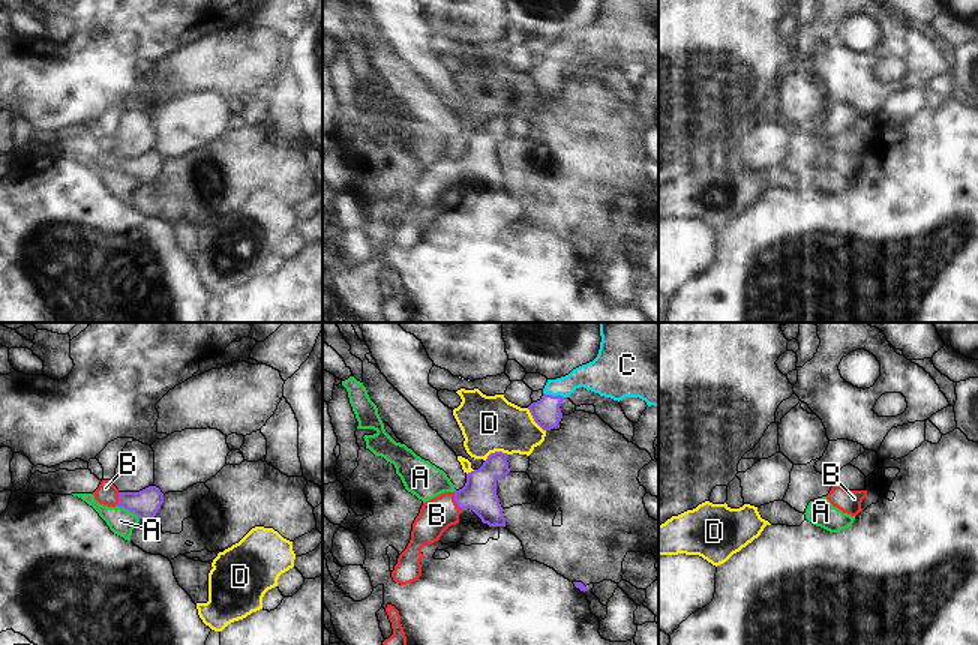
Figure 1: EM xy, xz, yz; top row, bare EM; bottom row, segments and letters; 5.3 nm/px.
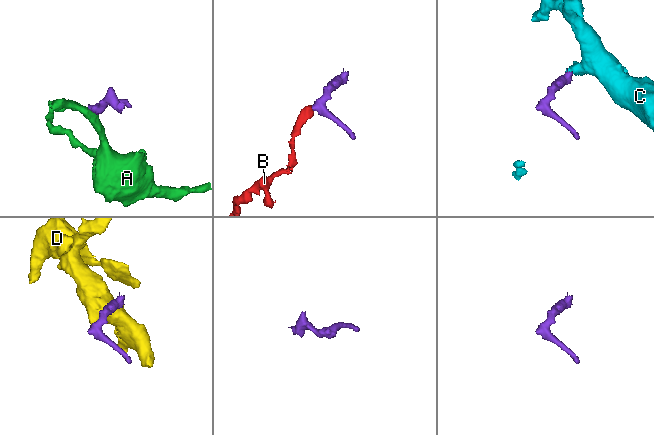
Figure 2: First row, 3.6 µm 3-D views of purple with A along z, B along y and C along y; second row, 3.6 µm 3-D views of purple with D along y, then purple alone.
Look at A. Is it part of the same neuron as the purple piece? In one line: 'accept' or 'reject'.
reject

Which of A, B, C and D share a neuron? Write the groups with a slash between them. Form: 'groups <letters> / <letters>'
groups A / B C / D

